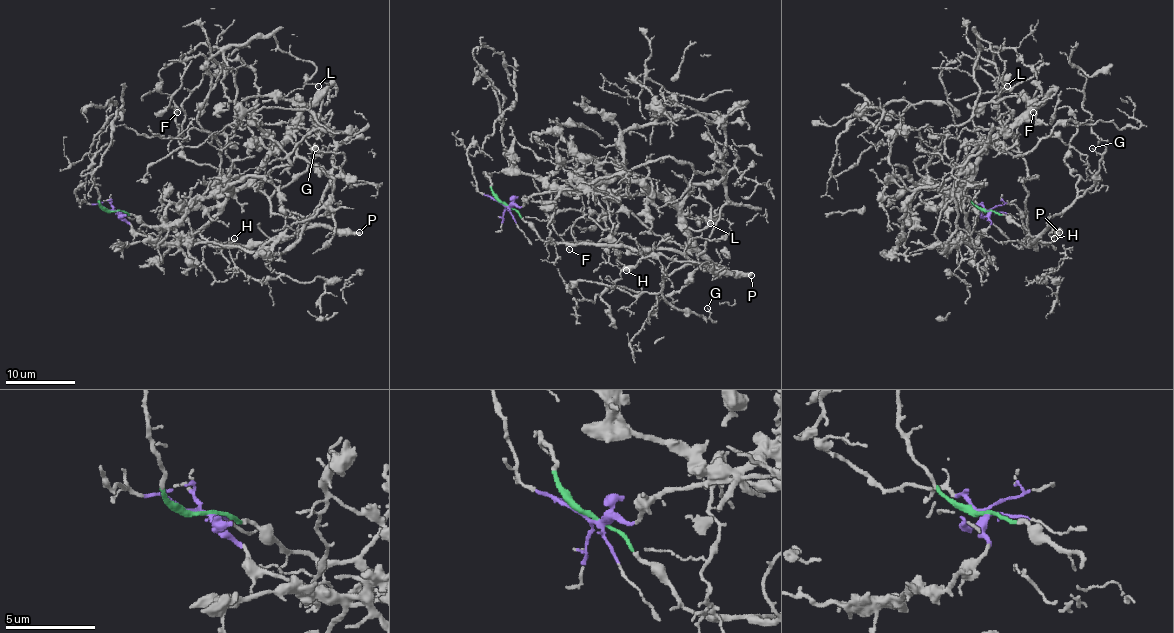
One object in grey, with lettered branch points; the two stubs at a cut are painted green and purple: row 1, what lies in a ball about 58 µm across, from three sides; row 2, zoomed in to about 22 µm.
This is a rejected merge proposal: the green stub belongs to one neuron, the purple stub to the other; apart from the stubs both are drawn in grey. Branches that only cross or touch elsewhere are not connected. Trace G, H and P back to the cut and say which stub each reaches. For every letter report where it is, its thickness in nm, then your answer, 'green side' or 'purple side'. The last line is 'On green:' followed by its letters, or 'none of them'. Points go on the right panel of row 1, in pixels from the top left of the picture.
G: place (1092, 148); calibre 90 nm; green side
H: place (1054, 238); calibre 120 nm; green side
P: place (1059, 232); calibre 440 nm; green side
On green: G, H, P

